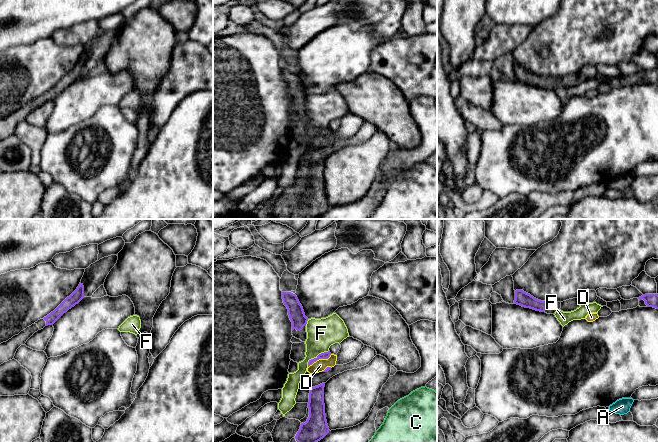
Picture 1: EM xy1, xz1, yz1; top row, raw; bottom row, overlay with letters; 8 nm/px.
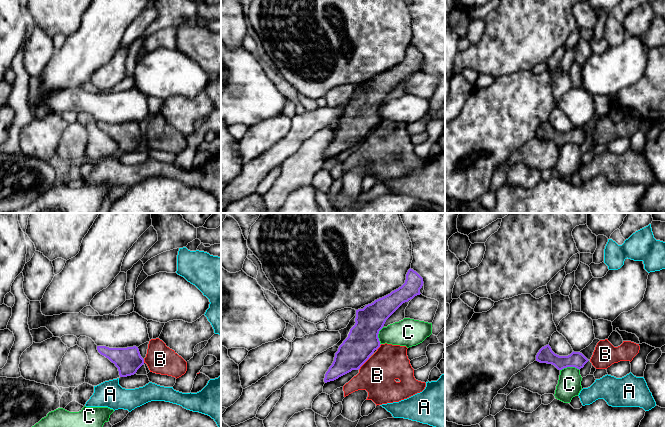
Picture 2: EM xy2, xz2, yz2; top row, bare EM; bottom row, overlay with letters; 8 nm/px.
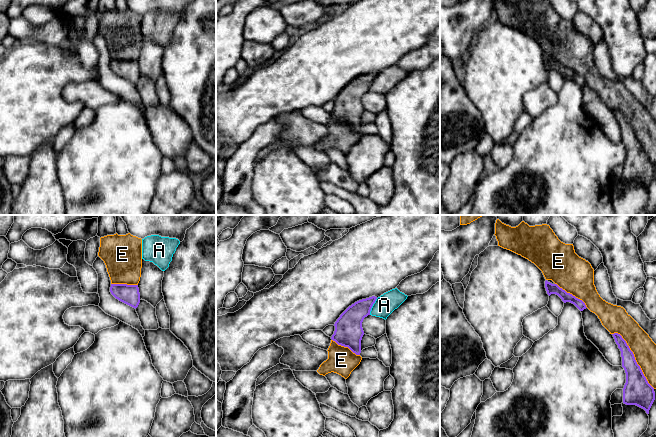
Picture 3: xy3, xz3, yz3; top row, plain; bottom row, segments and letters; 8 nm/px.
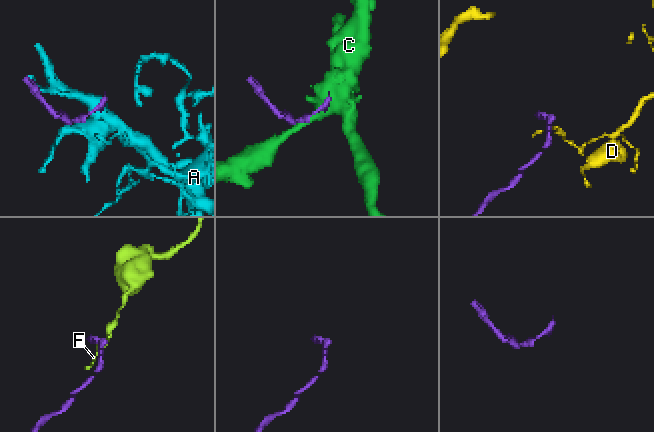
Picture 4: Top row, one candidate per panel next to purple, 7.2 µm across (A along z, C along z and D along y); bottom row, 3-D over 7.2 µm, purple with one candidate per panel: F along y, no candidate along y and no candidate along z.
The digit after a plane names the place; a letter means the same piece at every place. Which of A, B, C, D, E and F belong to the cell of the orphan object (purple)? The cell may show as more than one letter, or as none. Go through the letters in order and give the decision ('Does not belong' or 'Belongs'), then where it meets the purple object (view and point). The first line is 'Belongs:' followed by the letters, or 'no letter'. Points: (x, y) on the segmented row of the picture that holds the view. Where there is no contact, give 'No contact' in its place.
Belongs: E
A: Does not belong. Touches purple at xz3 (372, 305)
B: Does not belong. Touches purple at xz2 (363, 363)
C: Does not belong. Touches purple at yz2 (569, 366)
D: Does not belong. Touches purple at xz1 (319, 358)
E: Belongs. Touches purple at yz3 (634, 358)
F: Does not belong. Touches purple at xz1 (317, 356)

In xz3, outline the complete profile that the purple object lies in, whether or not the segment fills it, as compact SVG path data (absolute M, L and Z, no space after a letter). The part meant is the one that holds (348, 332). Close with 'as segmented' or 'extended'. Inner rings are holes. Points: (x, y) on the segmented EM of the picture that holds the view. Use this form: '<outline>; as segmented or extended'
M377 297L359 300L349 306L335 322L331 339L338 345L348 347L356 355L361 353L361 340L364 335L362 322L370 315Z; as segmented

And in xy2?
M97 346L98 352L108 358L118 368L120 377L134 375L144 364L138 347L109 348Z; as segmented

